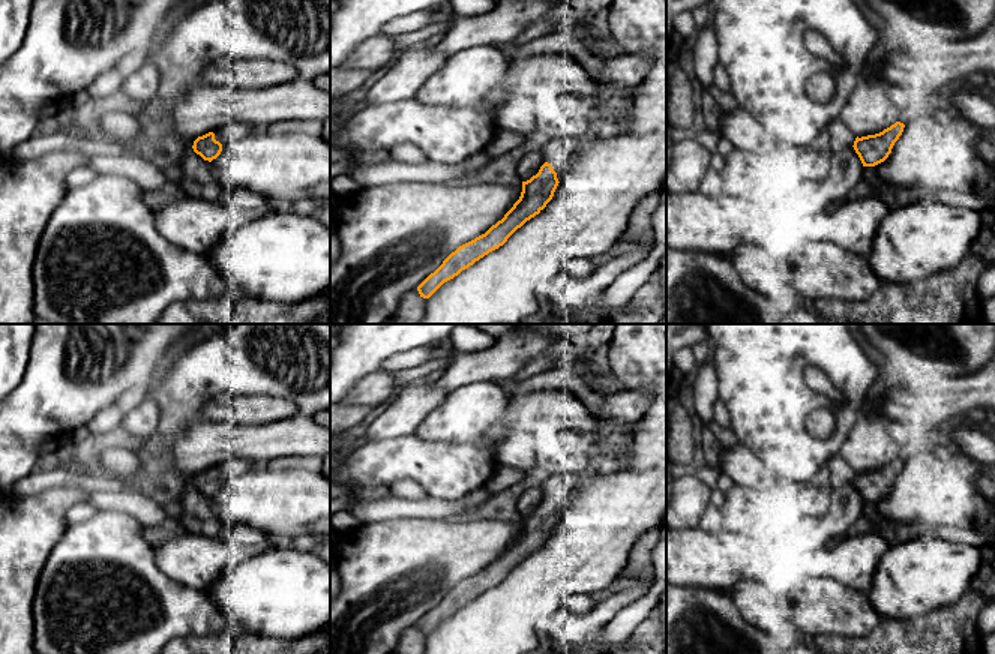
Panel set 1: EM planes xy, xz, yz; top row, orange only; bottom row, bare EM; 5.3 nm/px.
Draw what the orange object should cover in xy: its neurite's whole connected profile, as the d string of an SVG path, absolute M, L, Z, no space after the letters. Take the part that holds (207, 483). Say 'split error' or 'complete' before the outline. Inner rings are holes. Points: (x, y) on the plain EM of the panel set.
split error; M240 458L230 459L224 464L215 465L213 468L198 472L194 477L192 484L204 496L212 498L221 490L222 483L227 482L230 477L243 474L254 468L257 466L246 459L240 459Z

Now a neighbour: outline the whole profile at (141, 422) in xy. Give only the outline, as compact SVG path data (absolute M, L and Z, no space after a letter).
M146 396L138 406L123 417L122 424L135 440L144 440L156 430L159 418L158 404Z

